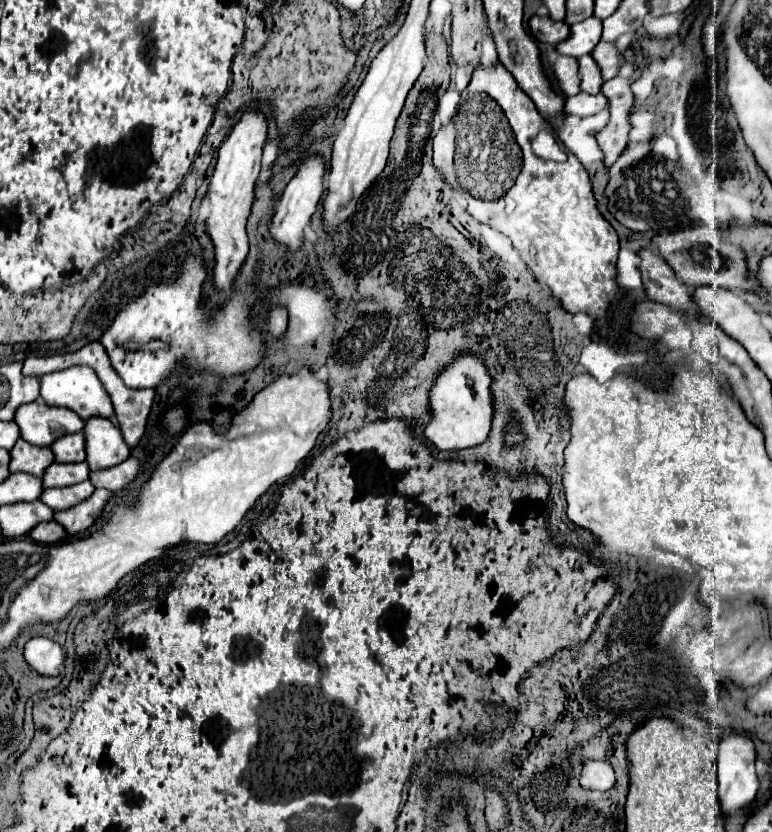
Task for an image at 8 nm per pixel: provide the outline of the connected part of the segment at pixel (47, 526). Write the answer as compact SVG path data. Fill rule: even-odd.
M51 520L51 522L37 524L27 536L35 542L41 542L41 544L55 544L55 542L63 540L67 536L67 532L55 520Z

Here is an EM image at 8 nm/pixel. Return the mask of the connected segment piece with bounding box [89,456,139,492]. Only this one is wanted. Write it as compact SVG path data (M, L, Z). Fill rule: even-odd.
M129 456L125 462L113 466L113 468L91 472L89 480L93 482L95 488L107 488L111 492L117 492L125 484L129 484L137 474L139 474L139 460Z

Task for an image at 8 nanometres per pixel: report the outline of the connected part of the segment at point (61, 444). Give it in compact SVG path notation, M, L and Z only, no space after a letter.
M81 432L61 436L51 444L55 454L55 462L83 462L85 460L85 444Z

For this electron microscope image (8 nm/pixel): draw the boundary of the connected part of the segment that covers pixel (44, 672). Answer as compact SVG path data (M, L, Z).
M31 638L25 644L25 662L41 676L57 676L63 660L63 648L49 638Z

